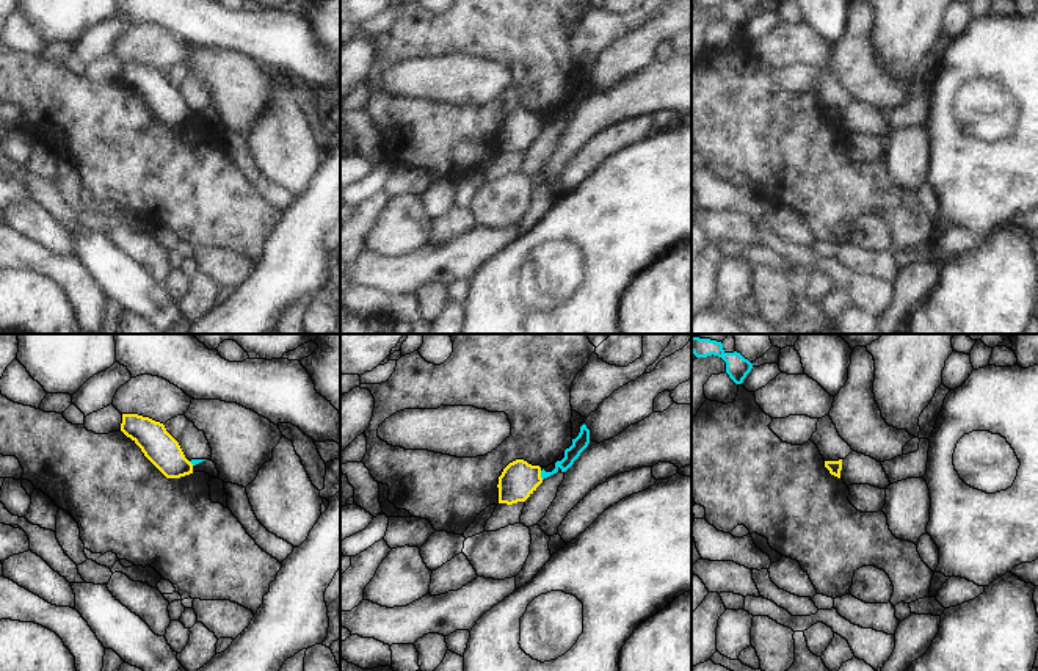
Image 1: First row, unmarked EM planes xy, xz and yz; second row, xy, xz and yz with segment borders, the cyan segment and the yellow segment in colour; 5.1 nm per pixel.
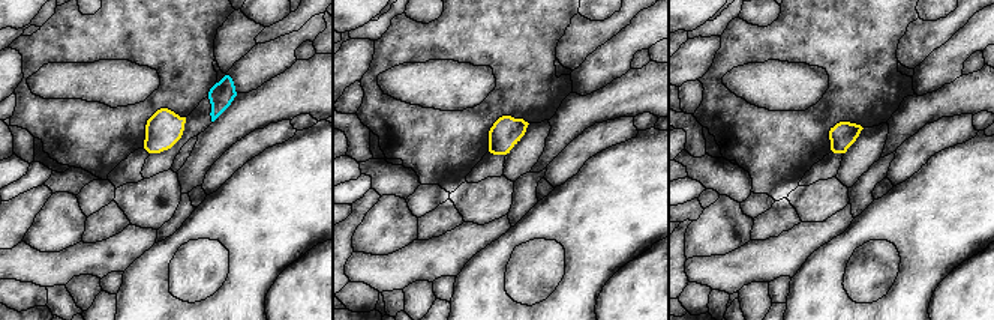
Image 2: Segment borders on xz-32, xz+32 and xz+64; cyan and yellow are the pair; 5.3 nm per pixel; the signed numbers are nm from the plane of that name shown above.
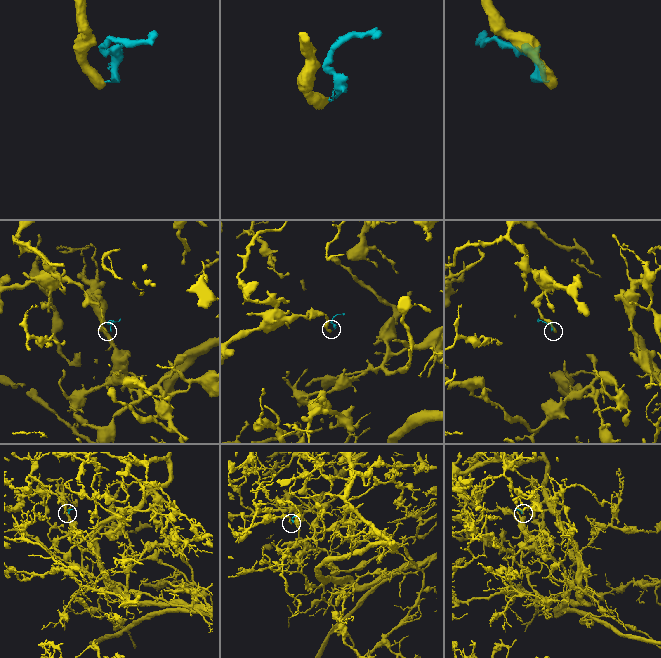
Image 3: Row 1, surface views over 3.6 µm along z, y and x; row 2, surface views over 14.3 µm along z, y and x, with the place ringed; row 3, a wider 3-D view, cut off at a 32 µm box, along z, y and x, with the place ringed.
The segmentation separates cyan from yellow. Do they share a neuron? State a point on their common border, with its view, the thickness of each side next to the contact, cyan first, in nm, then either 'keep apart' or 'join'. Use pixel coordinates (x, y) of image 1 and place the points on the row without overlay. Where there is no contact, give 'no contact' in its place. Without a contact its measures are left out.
contact xz (541, 124); calibres 80 and 190 nm; keep apart

